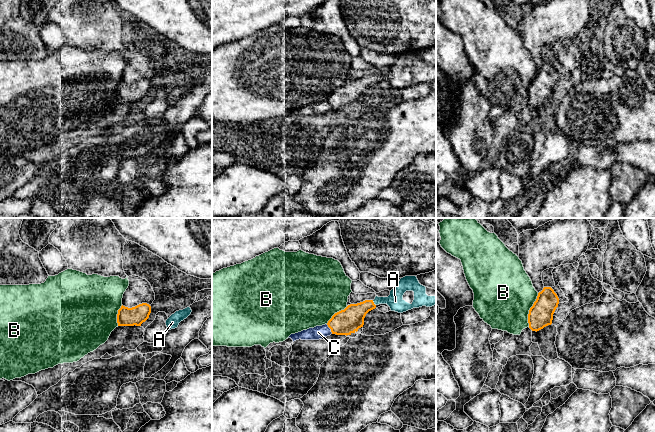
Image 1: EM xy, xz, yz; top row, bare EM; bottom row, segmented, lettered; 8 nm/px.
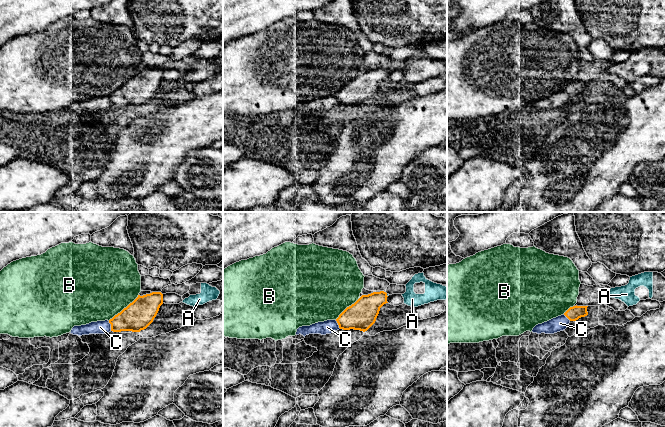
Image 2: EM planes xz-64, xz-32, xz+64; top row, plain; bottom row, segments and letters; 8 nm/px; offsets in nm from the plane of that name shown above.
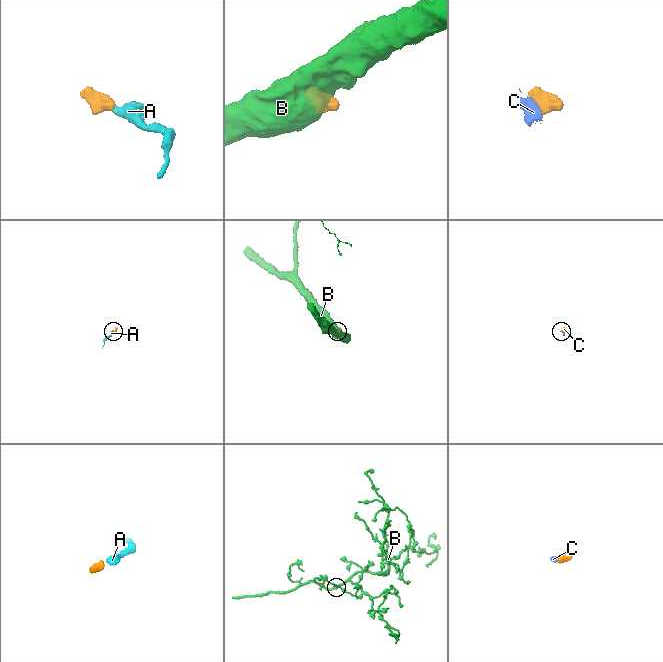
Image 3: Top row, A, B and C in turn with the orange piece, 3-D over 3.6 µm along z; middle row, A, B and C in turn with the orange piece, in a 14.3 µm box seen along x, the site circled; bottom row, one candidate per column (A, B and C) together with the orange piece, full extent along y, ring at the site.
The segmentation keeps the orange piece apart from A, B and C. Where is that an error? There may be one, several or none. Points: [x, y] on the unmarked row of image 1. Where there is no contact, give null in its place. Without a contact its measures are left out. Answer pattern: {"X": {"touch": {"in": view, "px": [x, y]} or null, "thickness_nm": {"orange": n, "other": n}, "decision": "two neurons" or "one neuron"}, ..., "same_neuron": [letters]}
{"A": {"touch": {"in": "xz", "px": [373, 79]}, "thickness_nm": {"orange": 200, "other": 130}, "decision": "one neuron"}, "B": {"touch": {"in": "yz", "px": [529, 86]}, "thickness_nm": {"orange": 190, "other": 480}, "decision": "two neurons"}, "C": {"touch": {"in": "xz", "px": [330, 104]}, "thickness_nm": {"orange": 200, "other": 110}, "decision": "two neurons"}, "same_neuron": ["A"]}

